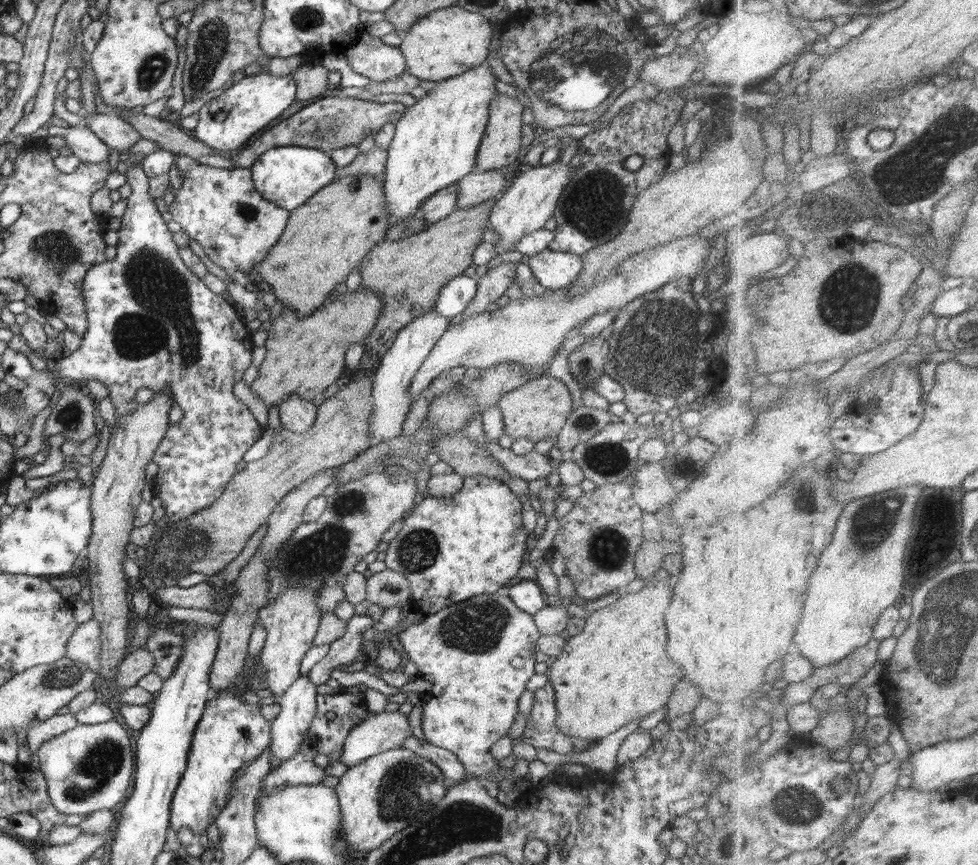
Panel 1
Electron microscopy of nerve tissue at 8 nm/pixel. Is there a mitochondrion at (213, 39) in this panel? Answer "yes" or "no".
yes

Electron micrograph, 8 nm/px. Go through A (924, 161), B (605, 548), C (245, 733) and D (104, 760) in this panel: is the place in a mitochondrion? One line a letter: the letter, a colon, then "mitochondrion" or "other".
A: mitochondrion
B: mitochondrion
C: other
D: mitochondrion

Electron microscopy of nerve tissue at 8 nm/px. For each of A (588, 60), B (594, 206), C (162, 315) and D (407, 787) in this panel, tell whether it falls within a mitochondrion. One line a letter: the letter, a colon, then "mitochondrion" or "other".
A: mitochondrion
B: mitochondrion
C: mitochondrion
D: mitochondrion

